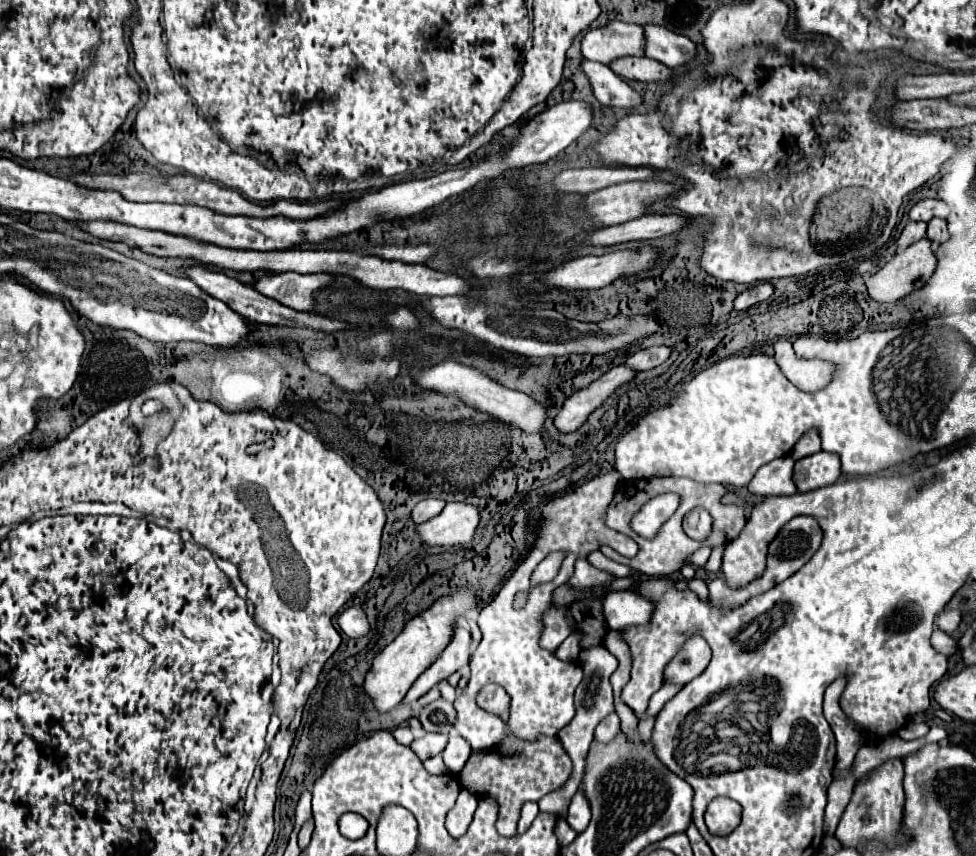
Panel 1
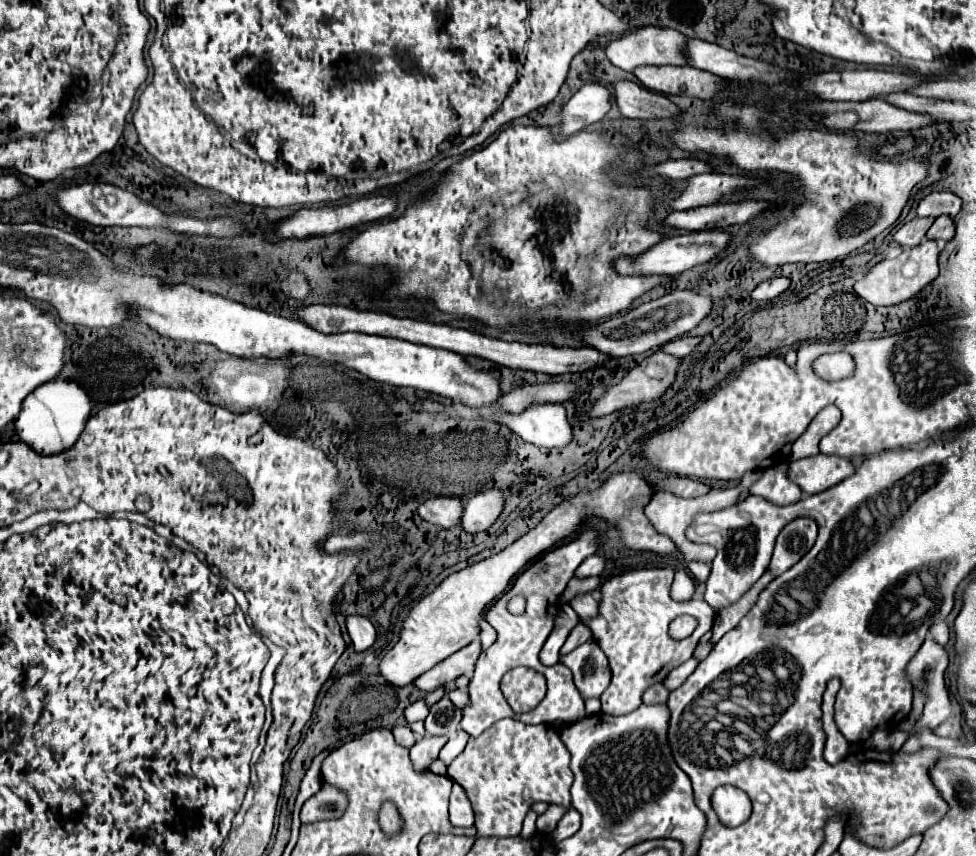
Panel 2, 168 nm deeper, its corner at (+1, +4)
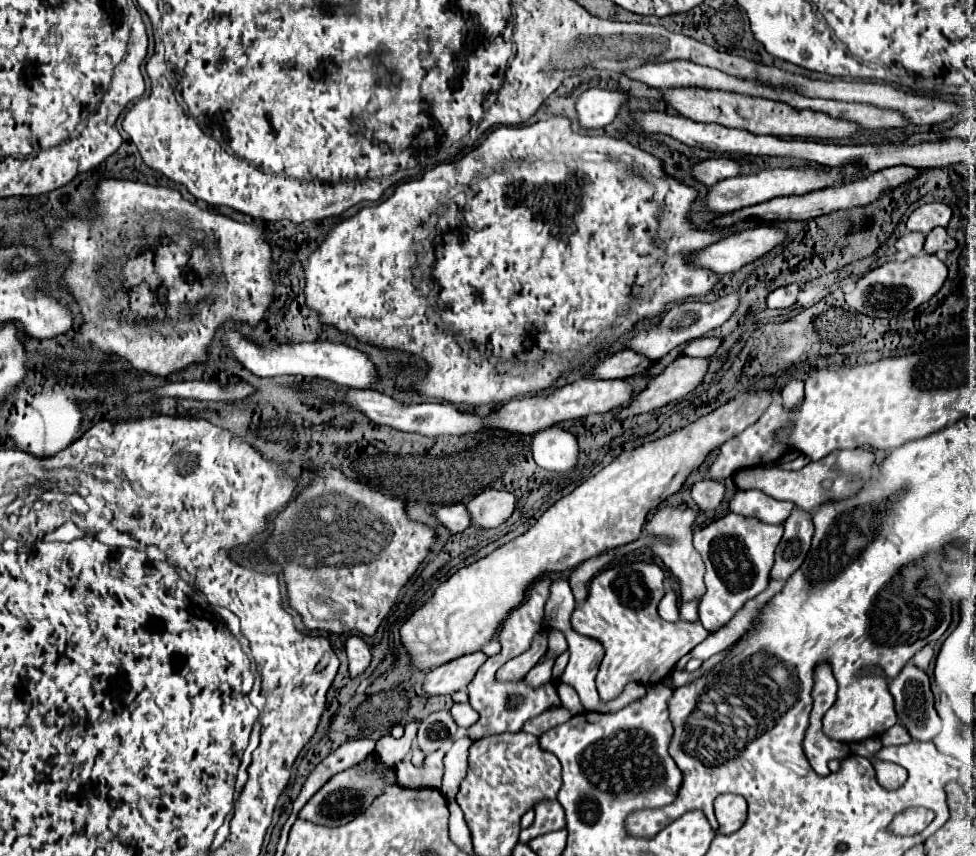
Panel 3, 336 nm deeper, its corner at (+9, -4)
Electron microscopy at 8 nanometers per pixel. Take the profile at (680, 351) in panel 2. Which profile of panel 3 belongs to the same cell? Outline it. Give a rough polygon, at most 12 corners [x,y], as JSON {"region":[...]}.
{"region":[[719,338],[689,342],[683,354],[707,358],[721,344]]}

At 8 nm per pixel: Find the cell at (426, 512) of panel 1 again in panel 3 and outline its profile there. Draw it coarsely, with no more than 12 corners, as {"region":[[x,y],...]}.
{"region":[[465,504],[443,506],[435,518],[459,534],[469,526]]}

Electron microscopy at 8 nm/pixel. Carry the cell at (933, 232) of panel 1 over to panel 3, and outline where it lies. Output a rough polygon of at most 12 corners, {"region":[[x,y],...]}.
{"region":[[933,228],[925,240],[925,252],[955,250],[957,242],[945,228]]}

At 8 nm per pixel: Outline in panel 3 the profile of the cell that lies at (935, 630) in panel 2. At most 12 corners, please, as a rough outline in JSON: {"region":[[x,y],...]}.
{"region":[[933,644],[913,656],[913,664],[925,670],[933,658]]}

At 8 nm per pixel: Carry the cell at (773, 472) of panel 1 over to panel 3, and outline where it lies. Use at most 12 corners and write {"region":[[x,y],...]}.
{"region":[[739,490],[731,512],[783,524],[791,502],[761,490]]}

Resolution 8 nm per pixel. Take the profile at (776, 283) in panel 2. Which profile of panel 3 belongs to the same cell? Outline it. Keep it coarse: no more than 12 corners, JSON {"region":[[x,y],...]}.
{"region":[[797,284],[767,296],[767,308],[789,308],[797,302]]}

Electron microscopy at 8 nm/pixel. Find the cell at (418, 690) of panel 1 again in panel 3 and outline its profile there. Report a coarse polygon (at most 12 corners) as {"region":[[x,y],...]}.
{"region":[[479,652],[431,670],[421,682],[423,692],[466,691],[485,662]]}

